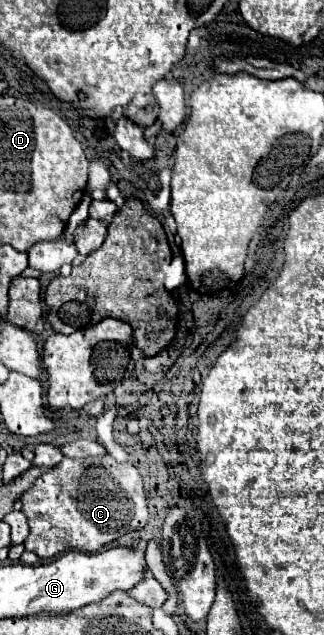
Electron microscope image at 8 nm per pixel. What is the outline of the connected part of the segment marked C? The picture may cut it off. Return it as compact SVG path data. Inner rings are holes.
M109 453L89 459L63 457L61 463L41 473L31 491L21 495L31 533L25 549L41 559L51 559L69 549L95 553L121 535L145 527L149 513L139 471L131 463L119 463Z

